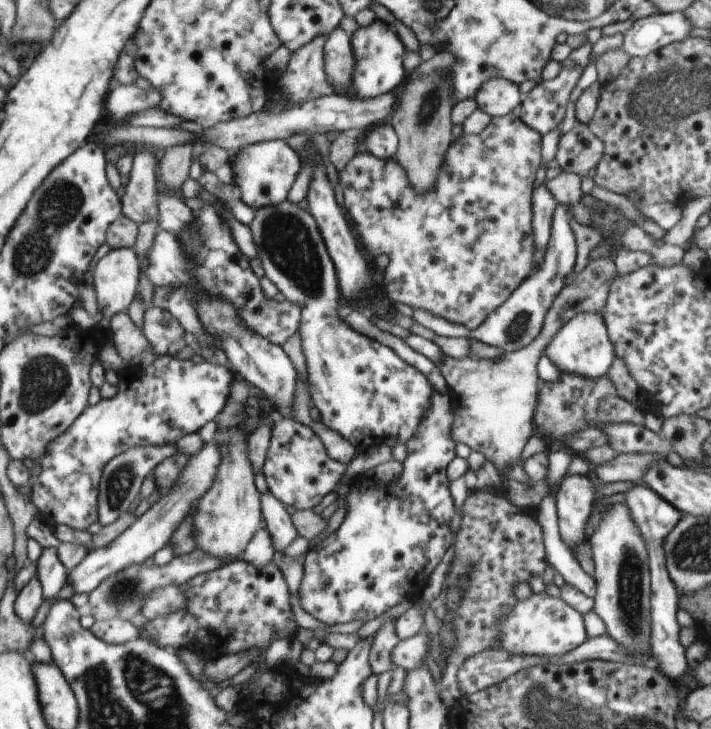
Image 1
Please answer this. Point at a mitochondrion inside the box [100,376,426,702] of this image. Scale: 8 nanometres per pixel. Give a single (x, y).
(119, 482)

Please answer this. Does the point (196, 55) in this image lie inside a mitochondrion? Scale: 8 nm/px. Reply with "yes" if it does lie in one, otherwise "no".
no

